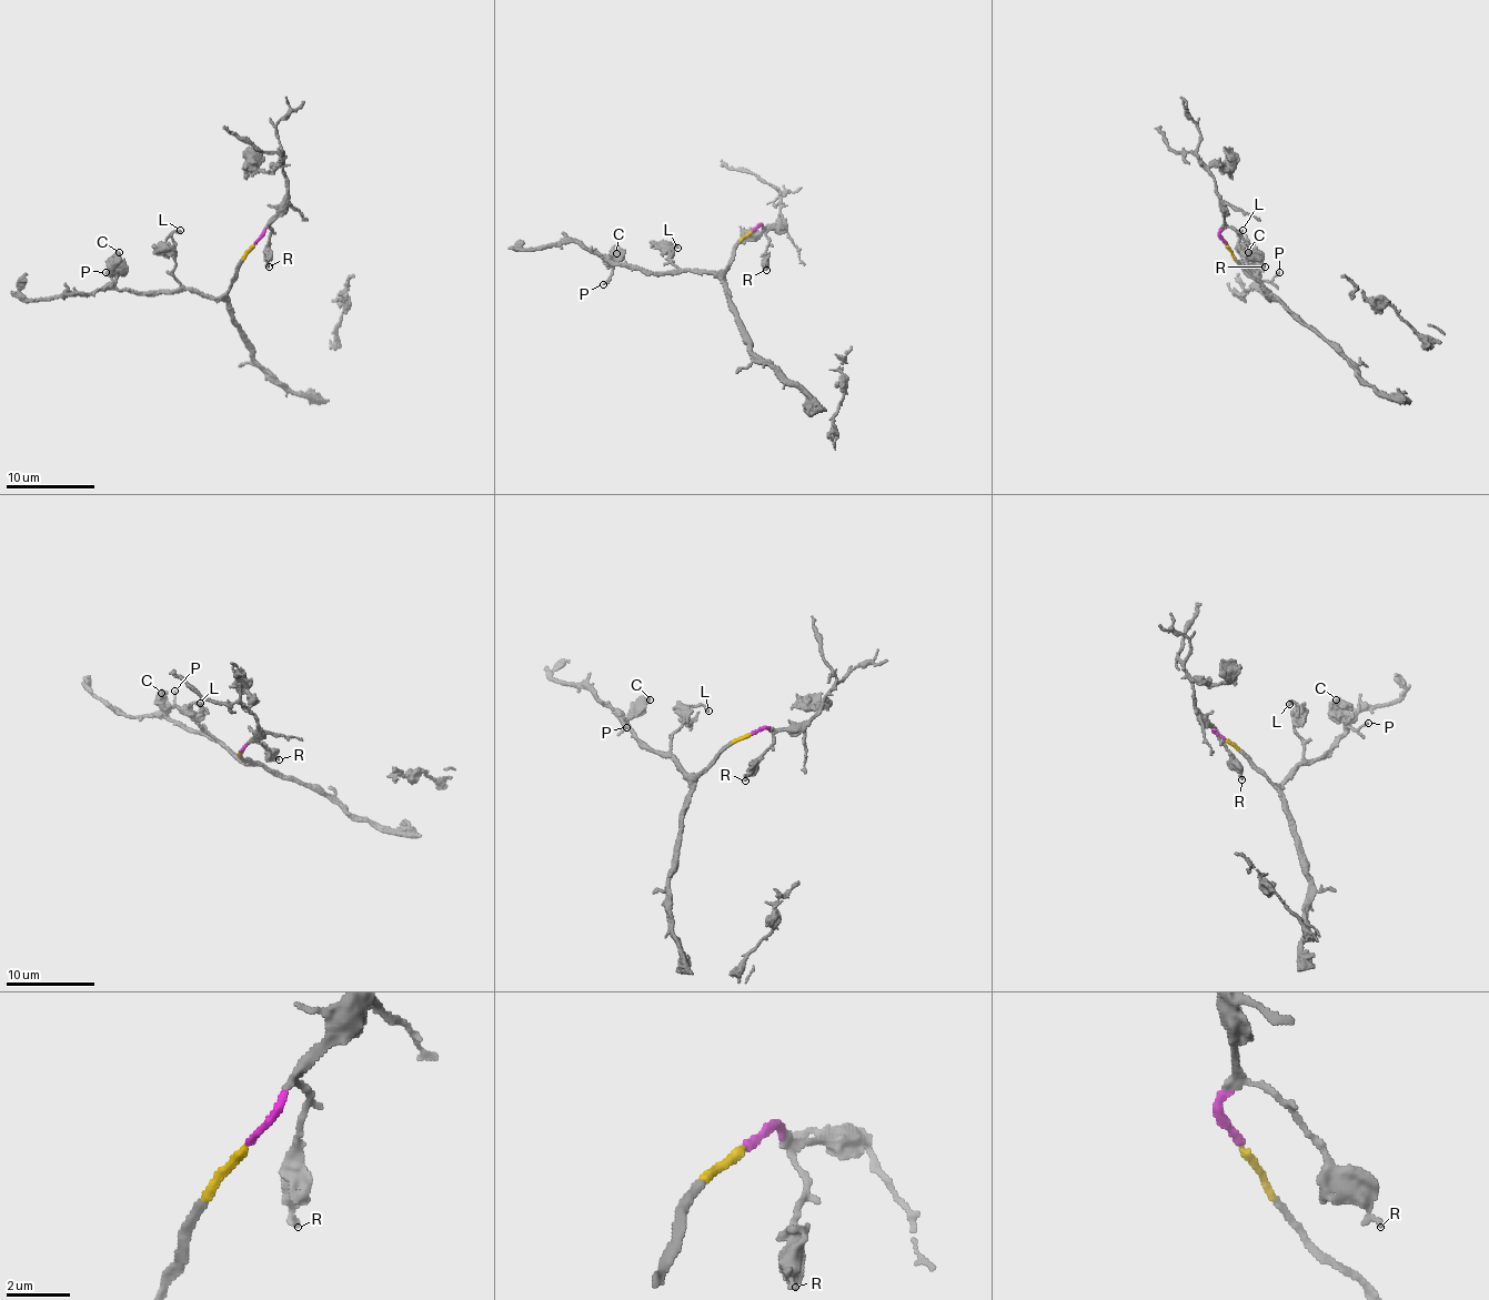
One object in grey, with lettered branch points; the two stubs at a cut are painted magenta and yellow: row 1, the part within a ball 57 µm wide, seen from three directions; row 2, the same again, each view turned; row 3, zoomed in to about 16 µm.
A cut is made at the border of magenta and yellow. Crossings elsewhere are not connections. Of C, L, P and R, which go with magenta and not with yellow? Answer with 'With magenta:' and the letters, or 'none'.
With magenta: R

